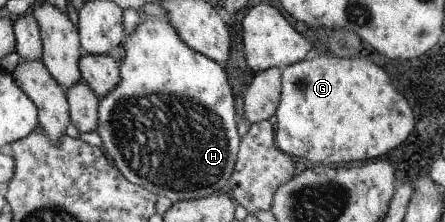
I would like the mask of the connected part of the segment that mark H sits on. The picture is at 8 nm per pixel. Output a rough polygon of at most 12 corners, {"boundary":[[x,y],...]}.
{"boundary":[[167,20],[124,38],[103,149],[172,203],[222,191],[225,68]]}

